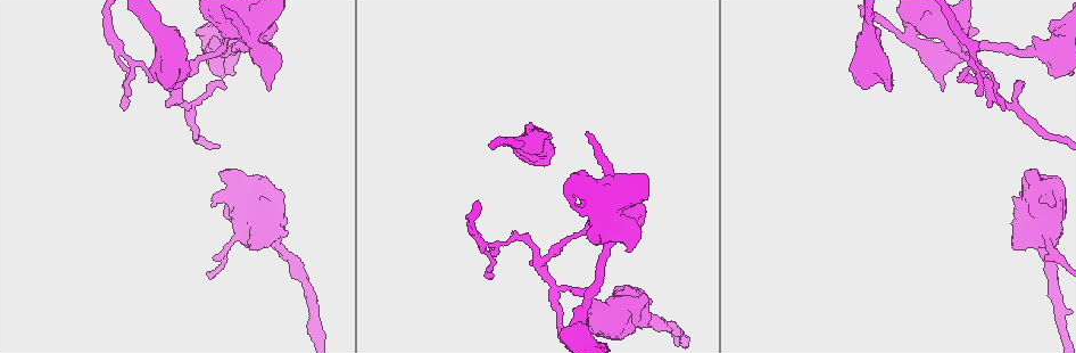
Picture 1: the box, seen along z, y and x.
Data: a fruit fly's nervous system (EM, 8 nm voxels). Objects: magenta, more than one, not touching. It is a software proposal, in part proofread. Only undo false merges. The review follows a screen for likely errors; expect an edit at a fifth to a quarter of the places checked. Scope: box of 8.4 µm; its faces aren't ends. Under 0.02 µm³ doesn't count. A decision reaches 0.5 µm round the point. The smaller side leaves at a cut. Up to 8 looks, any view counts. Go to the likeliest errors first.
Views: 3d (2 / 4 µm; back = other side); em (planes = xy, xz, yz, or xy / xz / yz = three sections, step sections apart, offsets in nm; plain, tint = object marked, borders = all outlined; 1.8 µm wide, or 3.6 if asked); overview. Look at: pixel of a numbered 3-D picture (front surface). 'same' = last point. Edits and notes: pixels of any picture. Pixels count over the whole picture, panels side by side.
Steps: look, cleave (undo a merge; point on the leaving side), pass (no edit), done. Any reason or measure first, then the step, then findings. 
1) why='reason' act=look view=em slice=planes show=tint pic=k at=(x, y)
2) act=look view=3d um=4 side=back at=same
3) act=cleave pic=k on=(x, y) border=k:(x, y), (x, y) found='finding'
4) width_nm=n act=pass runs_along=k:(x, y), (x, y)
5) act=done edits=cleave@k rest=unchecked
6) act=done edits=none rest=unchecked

why='branch point' act=look view=3d um=2 pic=1 at=(540, 261)

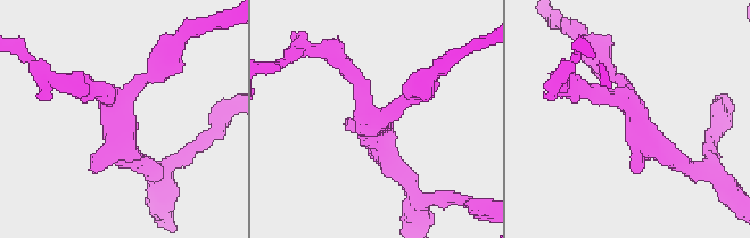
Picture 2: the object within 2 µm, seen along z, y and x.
arms=3 why='now the EM' act=look view=em um=3.6 slice=xy step=4 show=plain pic=2 at=(376, 118)

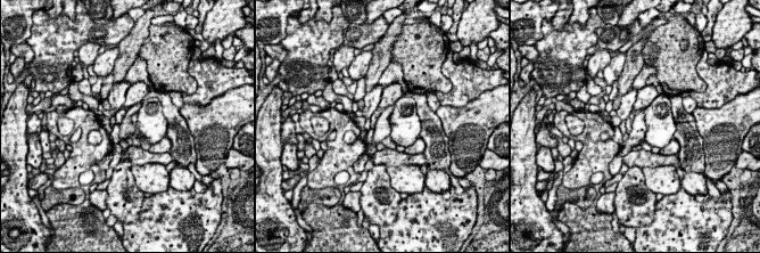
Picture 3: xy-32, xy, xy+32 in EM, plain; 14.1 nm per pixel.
act=look view=em um=3.6 slice=xy step=4 show=tint at=same

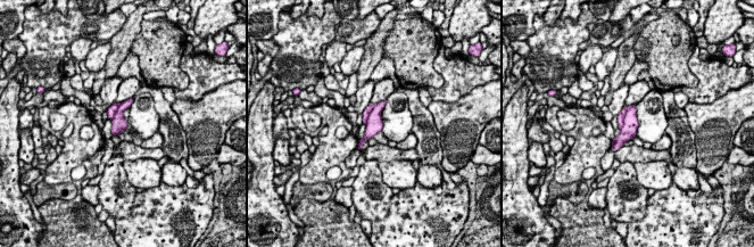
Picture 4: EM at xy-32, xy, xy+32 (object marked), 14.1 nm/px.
width_nm=220 act=cleave pic=4 on=(620, 117) found='a second neuron is stuck on'

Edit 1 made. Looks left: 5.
why='redraw' act=look view=overview

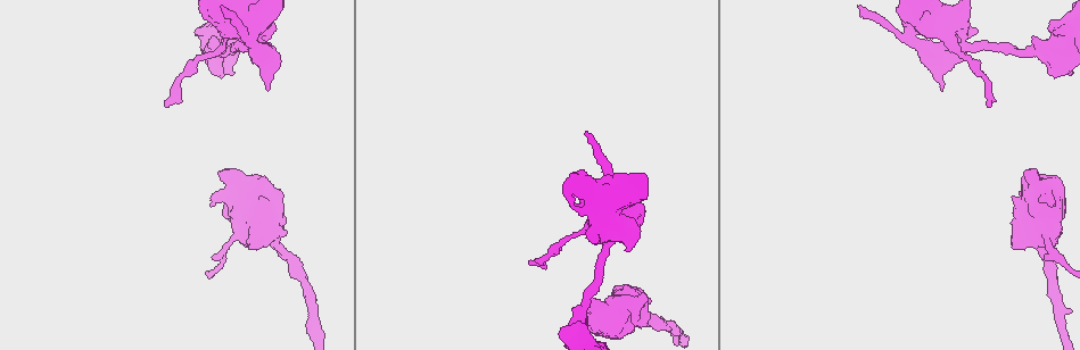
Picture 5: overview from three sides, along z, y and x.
why='sharp bend' act=look view=3d um=4 pic=5 at=(1057, 48)

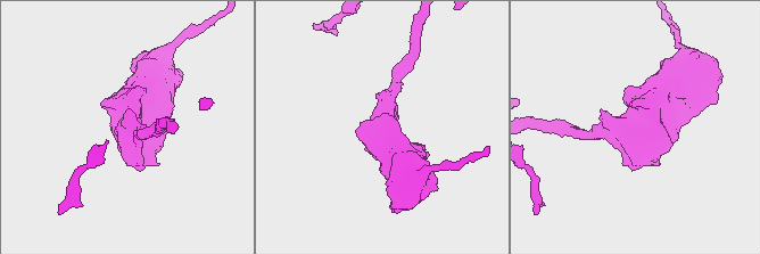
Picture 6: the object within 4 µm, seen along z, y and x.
act=look view=em slice=planes show=plain pic=6 at=(635, 127)

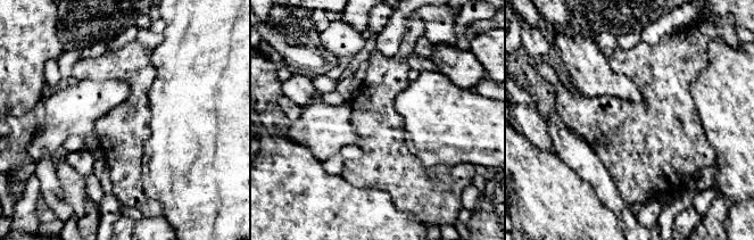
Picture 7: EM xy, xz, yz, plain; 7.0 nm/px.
why='where the object lies' act=look view=em slice=planes show=tint at=same

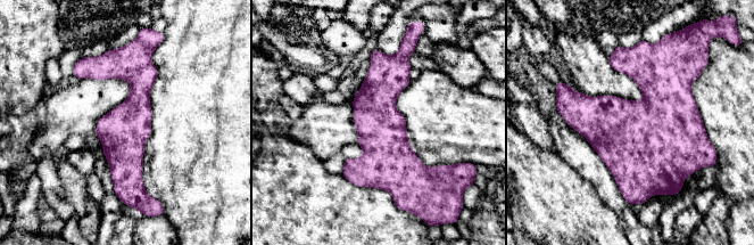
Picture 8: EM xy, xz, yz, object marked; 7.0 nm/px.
act=pass runs_along=8:(118, 51), (137, 72), (130, 188) found='one neuron here'

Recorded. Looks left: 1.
act=done edits=cleave@4 rest=unchecked

